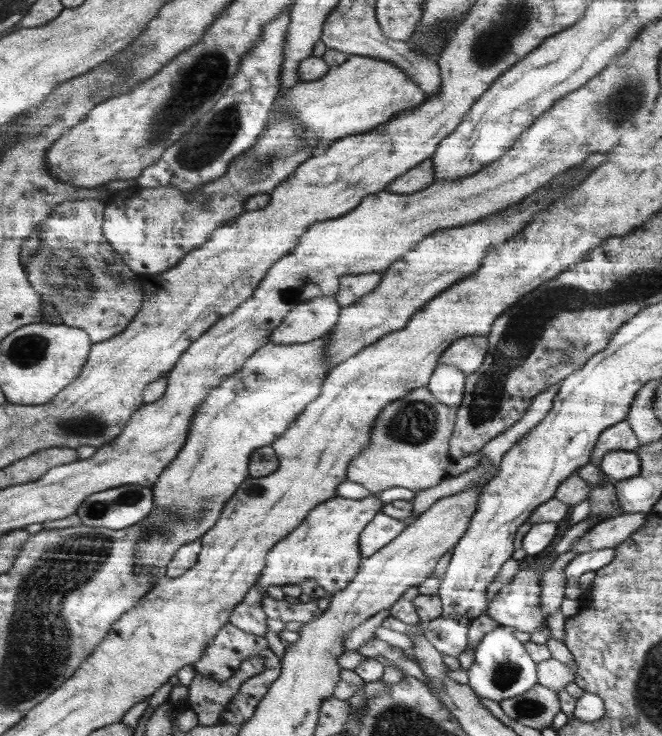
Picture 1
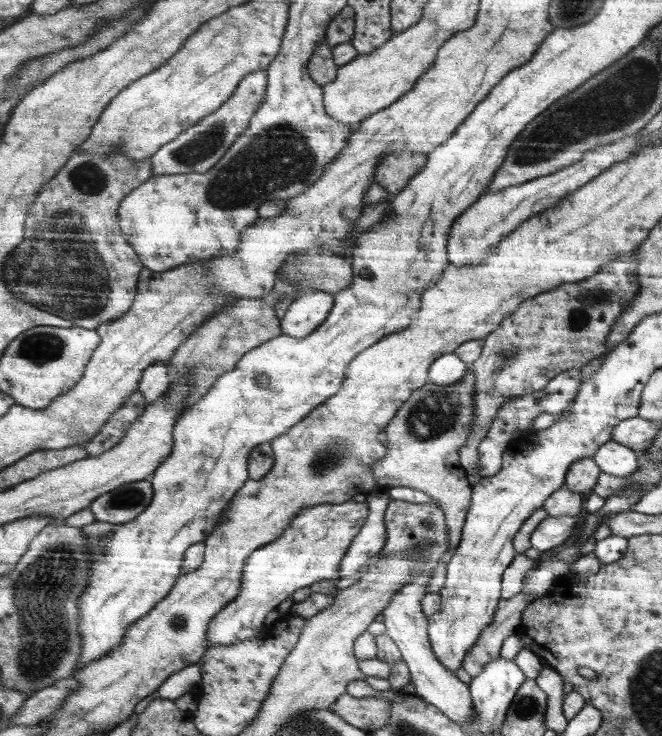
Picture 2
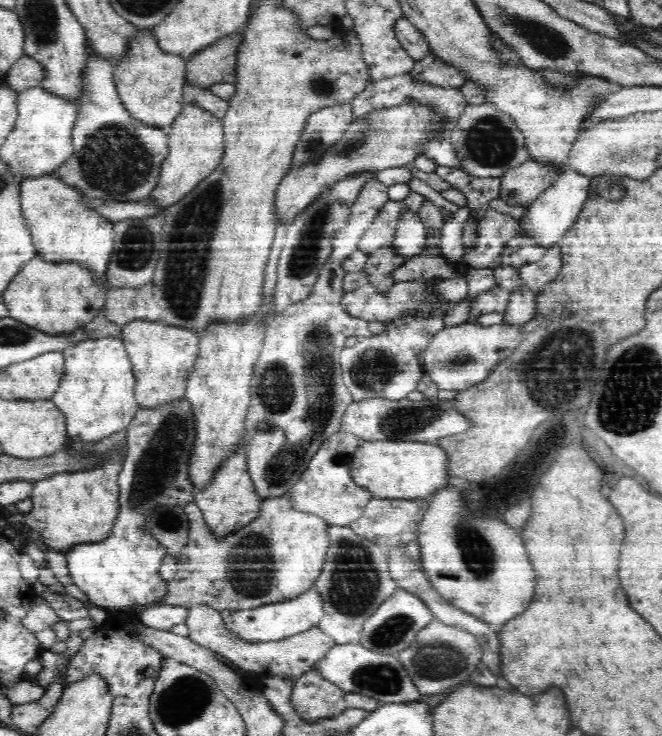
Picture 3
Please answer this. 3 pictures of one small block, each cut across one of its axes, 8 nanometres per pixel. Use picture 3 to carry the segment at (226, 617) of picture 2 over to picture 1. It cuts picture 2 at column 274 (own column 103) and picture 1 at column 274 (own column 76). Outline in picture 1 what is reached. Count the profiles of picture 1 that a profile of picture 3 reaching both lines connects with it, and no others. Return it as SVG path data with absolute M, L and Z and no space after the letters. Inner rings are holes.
M373 493L366 498L358 499L342 498L340 495L337 495L318 505L316 509L313 509L312 512L308 514L308 518L304 521L304 524L299 525L289 537L283 541L279 541L278 544L274 546L272 552L270 552L267 557L266 568L260 574L257 584L244 596L241 605L238 605L237 608L233 610L228 624L237 626L240 630L264 637L268 629L269 618L261 605L268 593L268 588L271 586L282 588L284 585L301 585L304 581L314 580L318 583L318 586L322 587L331 595L347 589L353 582L353 578L357 576L357 572L361 568L363 561L359 546L360 534L362 530L366 528L368 522L370 522L372 518L377 517L377 513L380 512L382 508L384 508L384 502L381 502L381 499L374 496Z

